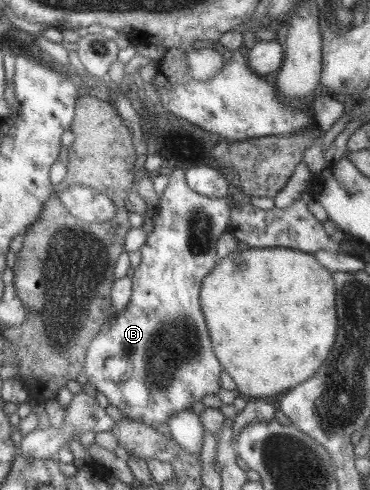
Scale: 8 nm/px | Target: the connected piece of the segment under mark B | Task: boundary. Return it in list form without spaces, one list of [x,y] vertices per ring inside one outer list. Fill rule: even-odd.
[[[173,170],[171,173],[168,173],[169,179],[166,185],[166,188],[162,191],[162,194],[159,196],[157,207],[155,208],[153,214],[153,226],[147,229],[147,234],[145,236],[145,241],[139,248],[140,251],[140,263],[132,272],[131,277],[131,295],[126,308],[115,315],[114,324],[109,323],[108,321],[104,323],[98,334],[92,339],[90,345],[86,348],[86,353],[84,353],[85,360],[83,365],[82,373],[85,375],[87,383],[91,385],[96,392],[102,393],[106,397],[107,402],[118,408],[120,413],[126,417],[126,419],[139,421],[141,424],[152,427],[152,424],[156,423],[166,423],[168,417],[182,411],[187,410],[192,407],[192,402],[202,401],[206,395],[216,395],[218,389],[221,388],[219,383],[220,373],[223,371],[212,348],[210,348],[210,340],[208,340],[207,326],[205,323],[205,318],[203,317],[201,306],[199,303],[199,290],[201,285],[201,280],[214,268],[214,265],[218,262],[220,256],[217,250],[217,241],[220,239],[220,236],[226,232],[227,228],[231,224],[230,222],[230,213],[233,208],[232,204],[228,202],[226,197],[216,198],[216,197],[207,197],[197,192],[194,192],[192,189],[188,188],[186,184],[184,170]],[[106,358],[124,358],[130,362],[130,374],[127,376],[126,380],[115,384],[110,382],[108,377],[104,375],[104,360]]]

